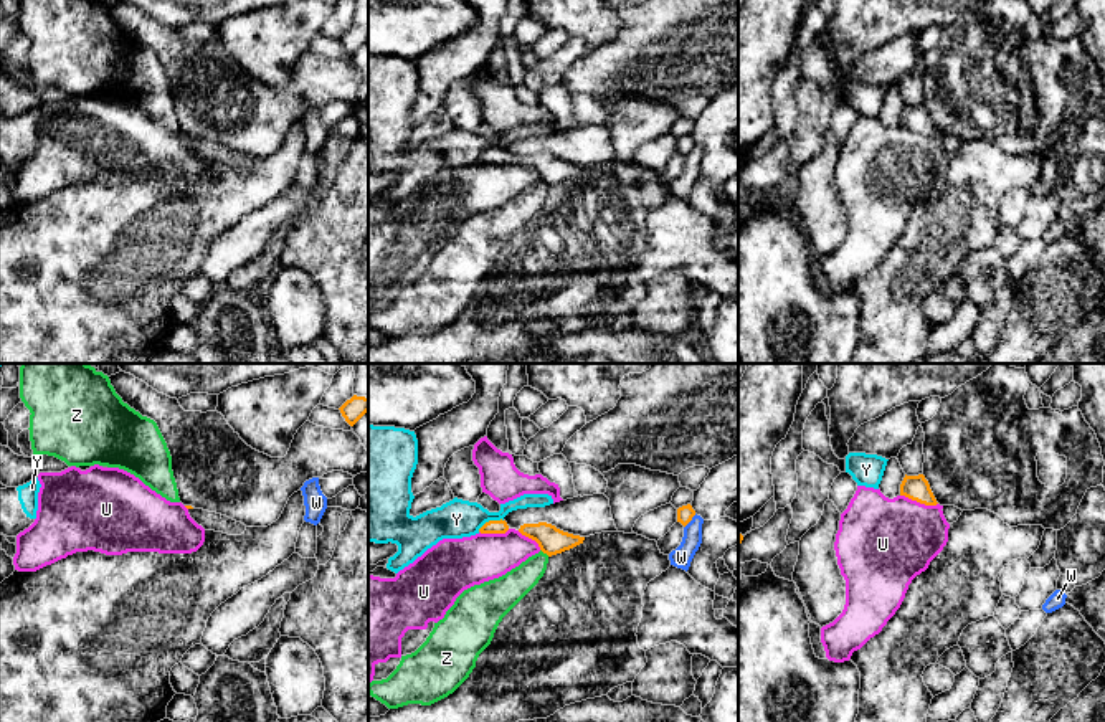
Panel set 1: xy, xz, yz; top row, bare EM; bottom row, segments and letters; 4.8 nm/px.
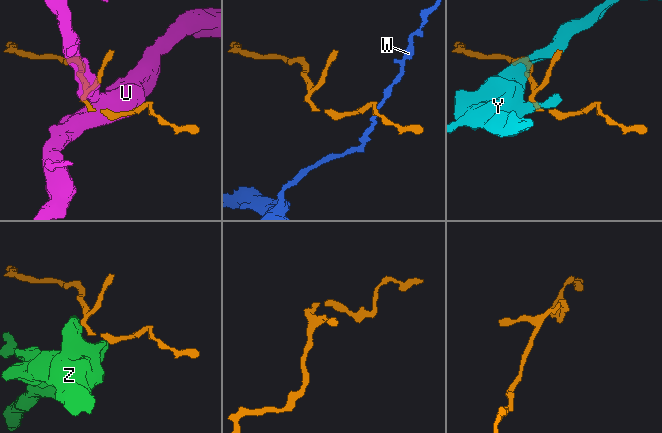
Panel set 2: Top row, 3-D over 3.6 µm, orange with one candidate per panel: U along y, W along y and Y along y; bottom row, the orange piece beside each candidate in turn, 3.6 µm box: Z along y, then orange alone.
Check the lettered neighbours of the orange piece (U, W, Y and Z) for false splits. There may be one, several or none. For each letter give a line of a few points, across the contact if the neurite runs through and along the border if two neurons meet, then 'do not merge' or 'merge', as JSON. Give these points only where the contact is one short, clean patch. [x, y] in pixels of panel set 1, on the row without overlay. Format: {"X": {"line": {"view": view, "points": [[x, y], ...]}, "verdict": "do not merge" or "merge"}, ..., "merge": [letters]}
{"U": {"verdict": "do not merge"}, "W": {"line": {"view": "xz", "points": [[696, 144], [684, 157]]}, "verdict": "do not merge"}, "Y": {"line": {"view": "xz", "points": [[502, 149], [489, 149], [478, 161]]}, "verdict": "do not merge"}, "Z": {"line": {"view": "xz", "points": [[540, 179], [549, 185]]}, "verdict": "do not merge"}, "merge": []}

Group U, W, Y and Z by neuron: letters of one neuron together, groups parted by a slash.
U / W / Y / Z

